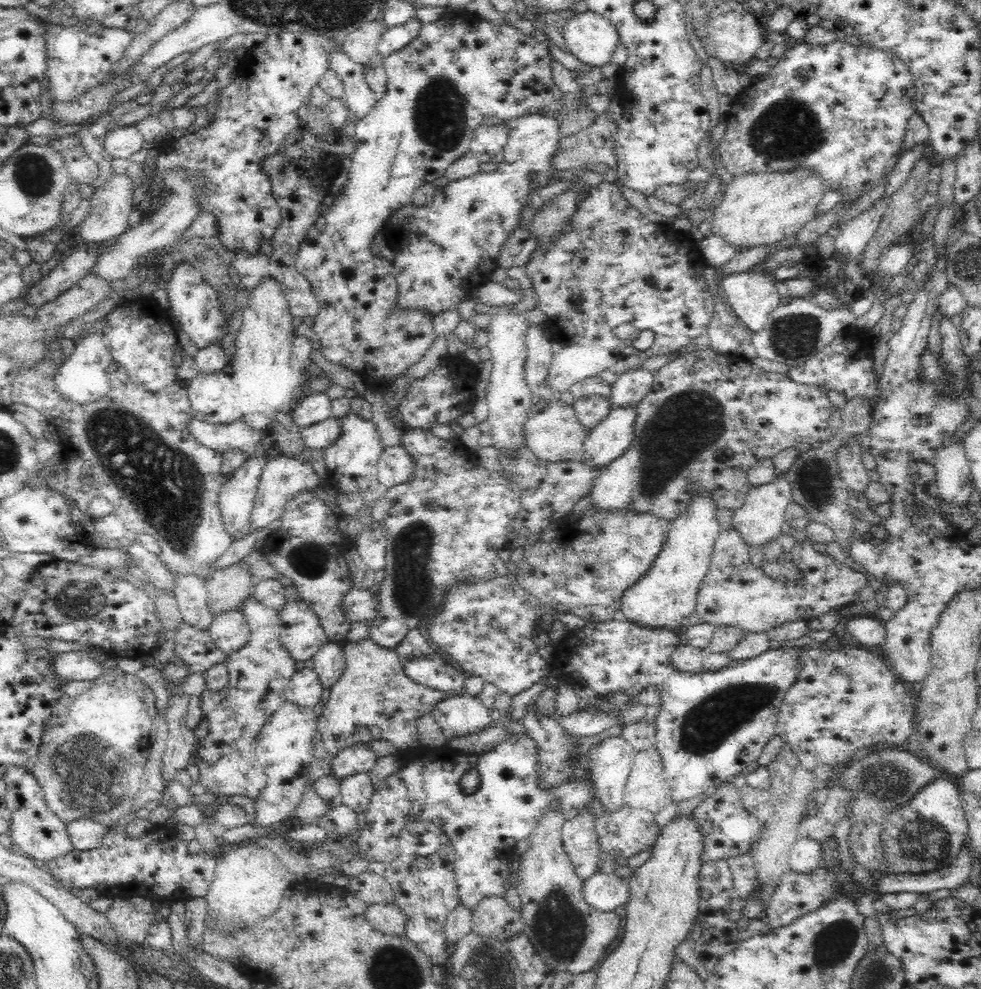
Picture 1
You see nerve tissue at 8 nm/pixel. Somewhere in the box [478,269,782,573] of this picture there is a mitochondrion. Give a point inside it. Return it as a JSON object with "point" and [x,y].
{"point":[687,423]}

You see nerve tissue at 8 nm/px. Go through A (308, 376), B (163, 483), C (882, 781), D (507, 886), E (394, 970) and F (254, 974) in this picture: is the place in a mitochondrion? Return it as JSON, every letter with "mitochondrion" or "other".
{"A":"other","B":"mitochondrion","C":"mitochondrion","D":"other","E":"mitochondrion","F":"other"}

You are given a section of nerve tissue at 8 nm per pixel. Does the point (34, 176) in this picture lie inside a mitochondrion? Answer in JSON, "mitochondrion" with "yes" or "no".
{"mitochondrion":"yes"}

